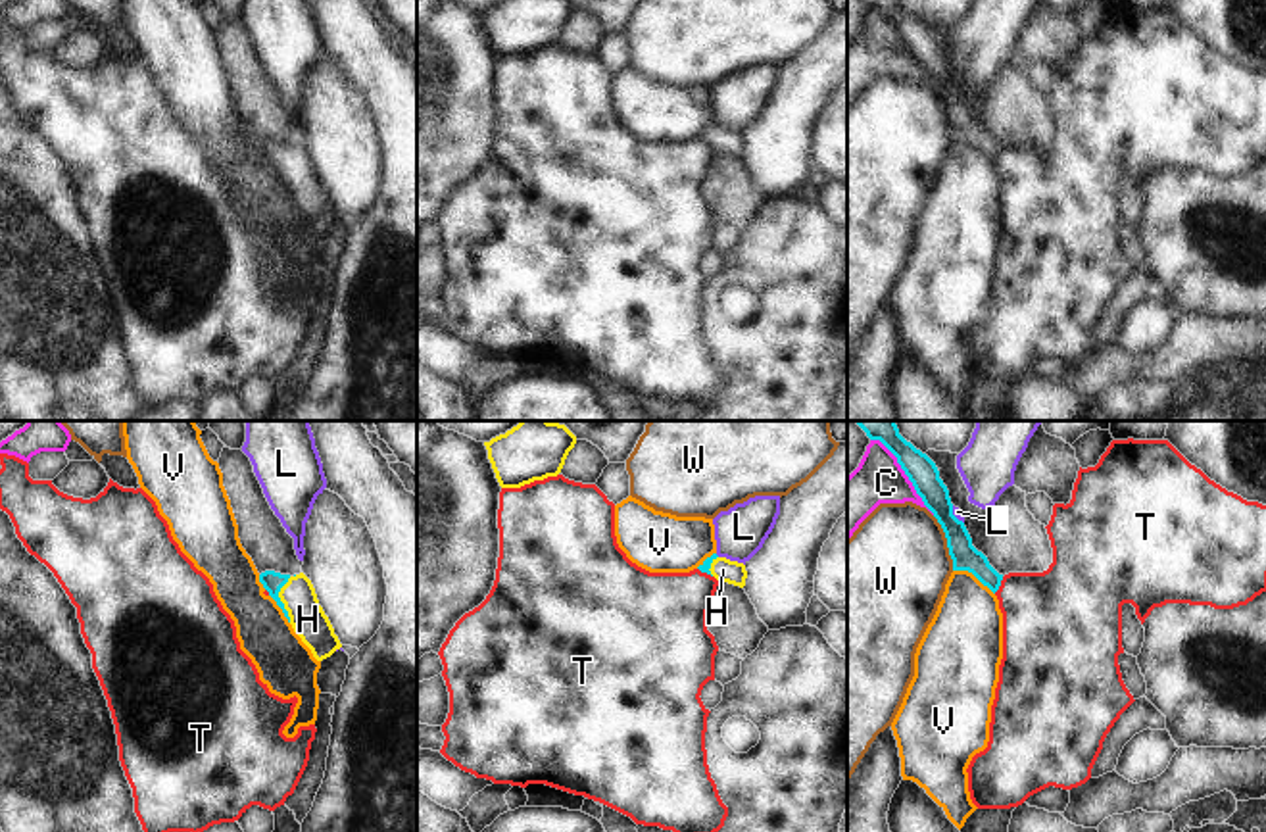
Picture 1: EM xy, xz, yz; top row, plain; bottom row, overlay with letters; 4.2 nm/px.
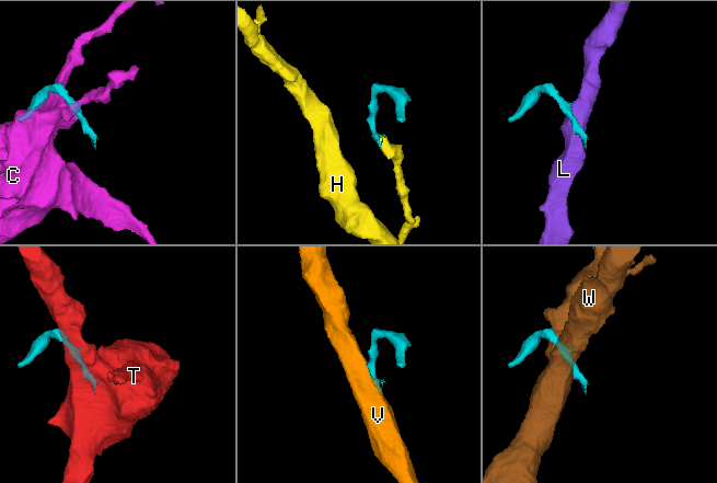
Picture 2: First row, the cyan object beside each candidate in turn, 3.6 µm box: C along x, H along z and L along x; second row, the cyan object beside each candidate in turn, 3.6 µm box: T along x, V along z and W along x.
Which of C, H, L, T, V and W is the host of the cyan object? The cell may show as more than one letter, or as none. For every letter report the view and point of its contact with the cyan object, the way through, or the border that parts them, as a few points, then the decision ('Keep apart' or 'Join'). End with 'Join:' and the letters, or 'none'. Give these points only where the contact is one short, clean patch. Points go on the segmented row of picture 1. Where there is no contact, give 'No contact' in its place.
C: Touches cyan at yz (905, 473). Keep apart
H: Touches cyan at xy (279, 600). Path across: xy (271, 581), (279, 588), (279, 600), (289, 600), (308, 619). Join
L: Touches cyan at yz (953, 515). Keep apart
T: Touches cyan at yz (999, 585). Boundary: yz (1003, 577), (994, 592). Keep apart
V: Touches cyan at yz (974, 575). Keep apart
W: Touches cyan at yz (948, 542). Boundary: yz (932, 515), (944, 533), (953, 569). Keep apart
Join: H

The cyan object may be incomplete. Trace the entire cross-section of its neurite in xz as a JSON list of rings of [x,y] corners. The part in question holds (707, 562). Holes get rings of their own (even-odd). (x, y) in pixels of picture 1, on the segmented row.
[[[713,553],[697,569],[701,573],[713,575],[718,582],[728,582],[740,588],[745,586],[747,571],[743,563]]]

